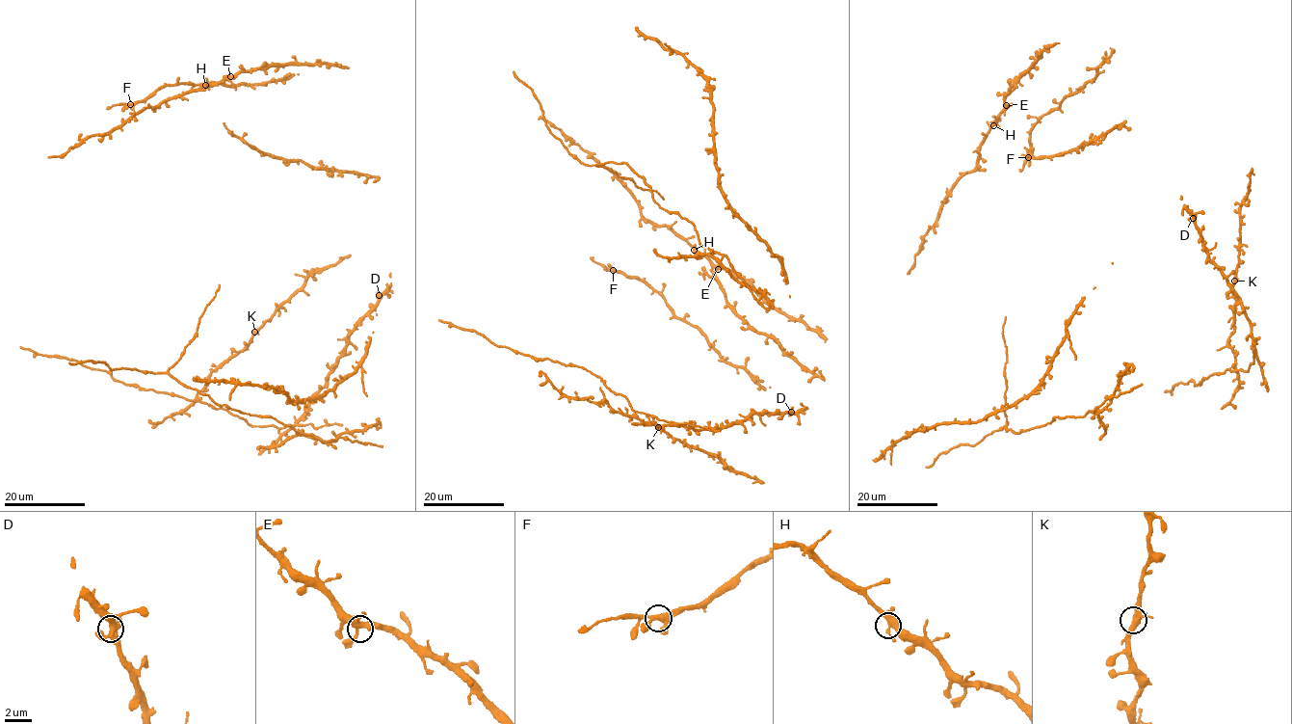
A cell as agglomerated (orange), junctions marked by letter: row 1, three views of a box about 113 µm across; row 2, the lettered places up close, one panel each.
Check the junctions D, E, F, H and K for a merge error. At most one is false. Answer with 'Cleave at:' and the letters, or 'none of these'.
Cleave at: none of these

